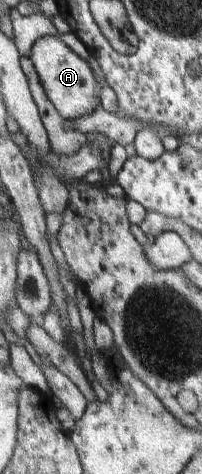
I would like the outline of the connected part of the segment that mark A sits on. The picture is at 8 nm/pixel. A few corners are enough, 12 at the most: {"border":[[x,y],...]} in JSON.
{"border":[[39,38],[29,57],[64,118],[100,106],[90,64],[62,38]]}

